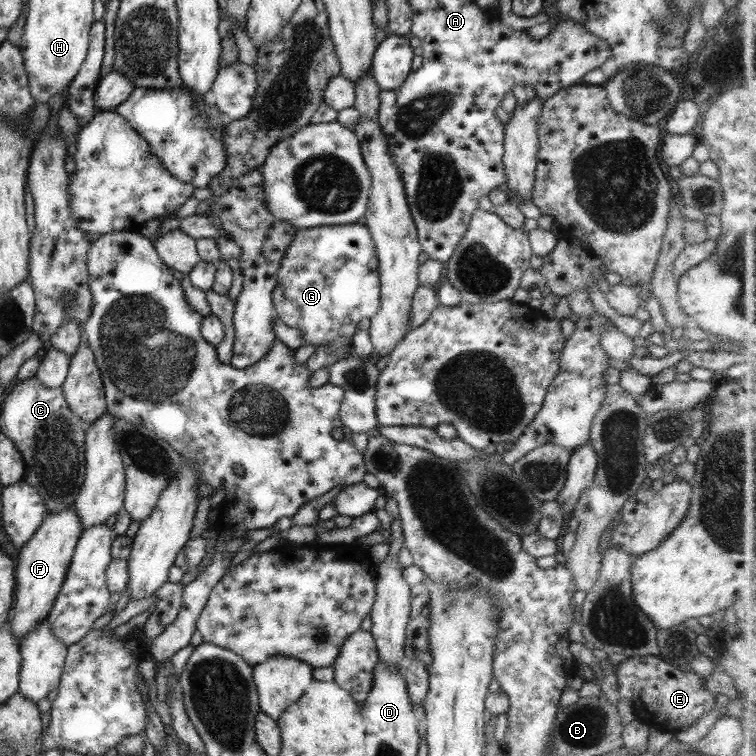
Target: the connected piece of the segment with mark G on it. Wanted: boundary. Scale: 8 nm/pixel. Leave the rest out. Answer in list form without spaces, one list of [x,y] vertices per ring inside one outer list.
[[[355,223],[297,229],[283,251],[270,296],[277,319],[301,333],[295,346],[317,348],[337,337],[349,340],[363,318],[379,311],[378,260],[367,227]]]

